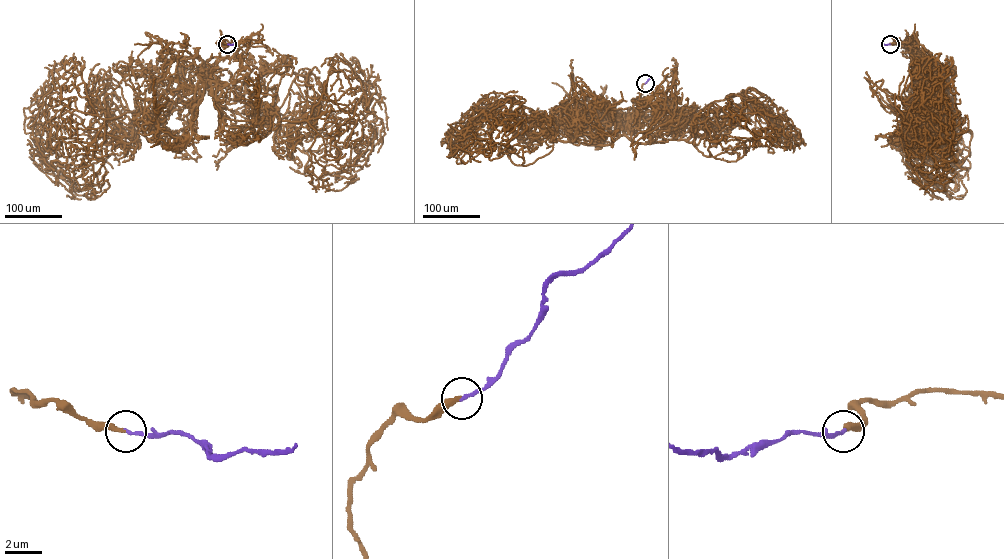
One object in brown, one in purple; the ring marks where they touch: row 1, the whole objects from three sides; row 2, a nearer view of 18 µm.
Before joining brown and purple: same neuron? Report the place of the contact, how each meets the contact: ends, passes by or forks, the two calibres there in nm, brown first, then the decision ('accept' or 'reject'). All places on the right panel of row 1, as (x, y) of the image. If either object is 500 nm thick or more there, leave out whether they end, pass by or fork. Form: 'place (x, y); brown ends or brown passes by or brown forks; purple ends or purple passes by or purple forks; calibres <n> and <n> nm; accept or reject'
place (890, 44); brown ends; purple ends; calibres 280 and 180 nm; accept

